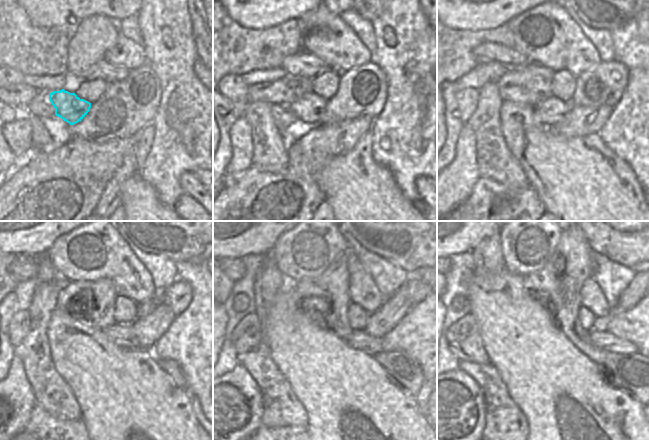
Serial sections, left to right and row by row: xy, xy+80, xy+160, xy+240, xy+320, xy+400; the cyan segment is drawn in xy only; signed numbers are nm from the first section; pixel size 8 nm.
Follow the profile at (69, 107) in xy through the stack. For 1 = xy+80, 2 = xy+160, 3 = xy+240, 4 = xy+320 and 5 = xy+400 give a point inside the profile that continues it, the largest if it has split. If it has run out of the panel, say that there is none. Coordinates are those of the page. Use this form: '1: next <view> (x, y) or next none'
1: next xy+80 (310, 108)
2: next xy+160 (550, 111)
3: next xy+240 (121, 335)
4: next xy+320 (359, 339)
5: next xy+400 (605, 340)

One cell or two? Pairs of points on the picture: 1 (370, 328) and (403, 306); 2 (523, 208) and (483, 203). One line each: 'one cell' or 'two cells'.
1: one cell
2: one cell

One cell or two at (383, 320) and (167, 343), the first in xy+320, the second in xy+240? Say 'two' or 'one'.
two

